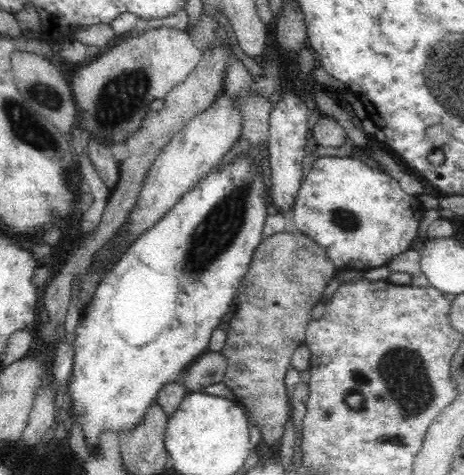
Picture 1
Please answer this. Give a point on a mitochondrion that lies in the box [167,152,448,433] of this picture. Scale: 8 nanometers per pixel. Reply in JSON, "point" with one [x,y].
{"point":[409,391]}

